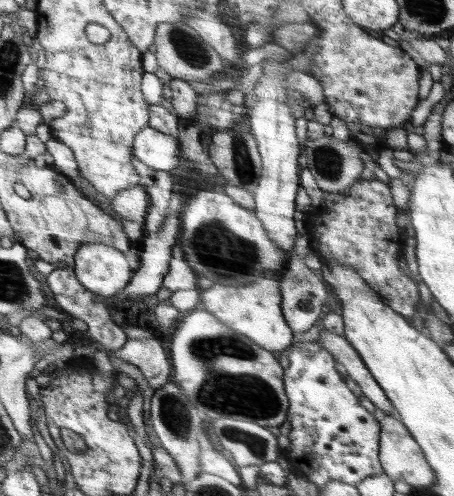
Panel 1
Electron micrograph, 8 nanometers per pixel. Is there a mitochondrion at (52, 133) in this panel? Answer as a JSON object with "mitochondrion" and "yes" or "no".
{"mitochondrion":"no"}

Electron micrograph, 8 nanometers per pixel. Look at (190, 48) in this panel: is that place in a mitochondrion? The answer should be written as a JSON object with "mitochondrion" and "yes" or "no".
{"mitochondrion":"yes"}

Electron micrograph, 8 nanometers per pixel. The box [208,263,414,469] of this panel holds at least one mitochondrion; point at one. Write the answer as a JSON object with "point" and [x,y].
{"point":[235,432]}

